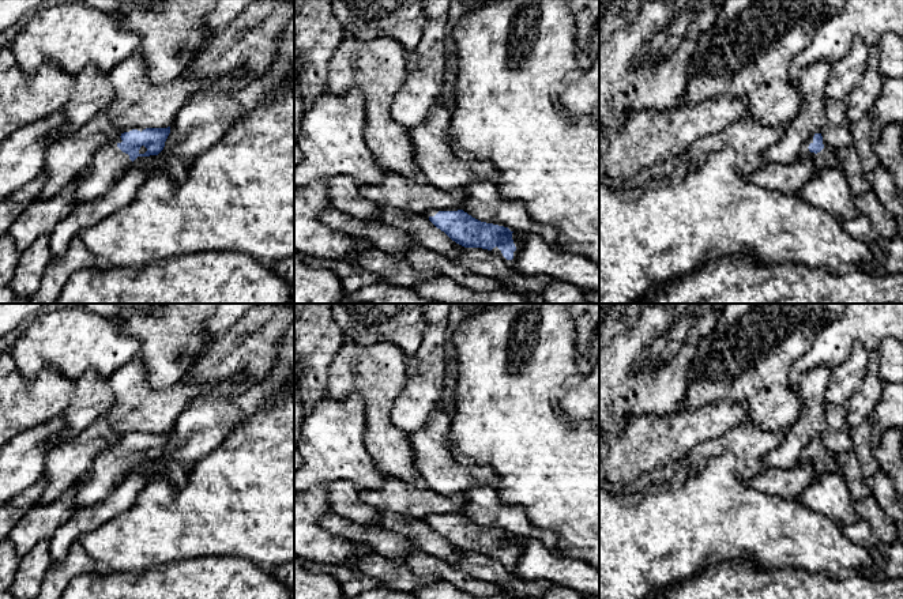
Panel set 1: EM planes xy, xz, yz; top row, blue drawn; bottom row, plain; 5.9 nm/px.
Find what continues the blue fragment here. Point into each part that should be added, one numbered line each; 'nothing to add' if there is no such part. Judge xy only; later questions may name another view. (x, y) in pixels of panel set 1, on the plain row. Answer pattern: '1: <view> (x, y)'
1: xy (109, 467)

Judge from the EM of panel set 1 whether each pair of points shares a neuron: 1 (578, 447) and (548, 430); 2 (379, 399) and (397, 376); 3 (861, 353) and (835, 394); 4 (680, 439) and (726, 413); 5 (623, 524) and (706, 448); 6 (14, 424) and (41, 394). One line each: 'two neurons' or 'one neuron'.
1: one neuron
2: one neuron
3: one neuron
4: one neuron
5: two neurons
6: one neuron

